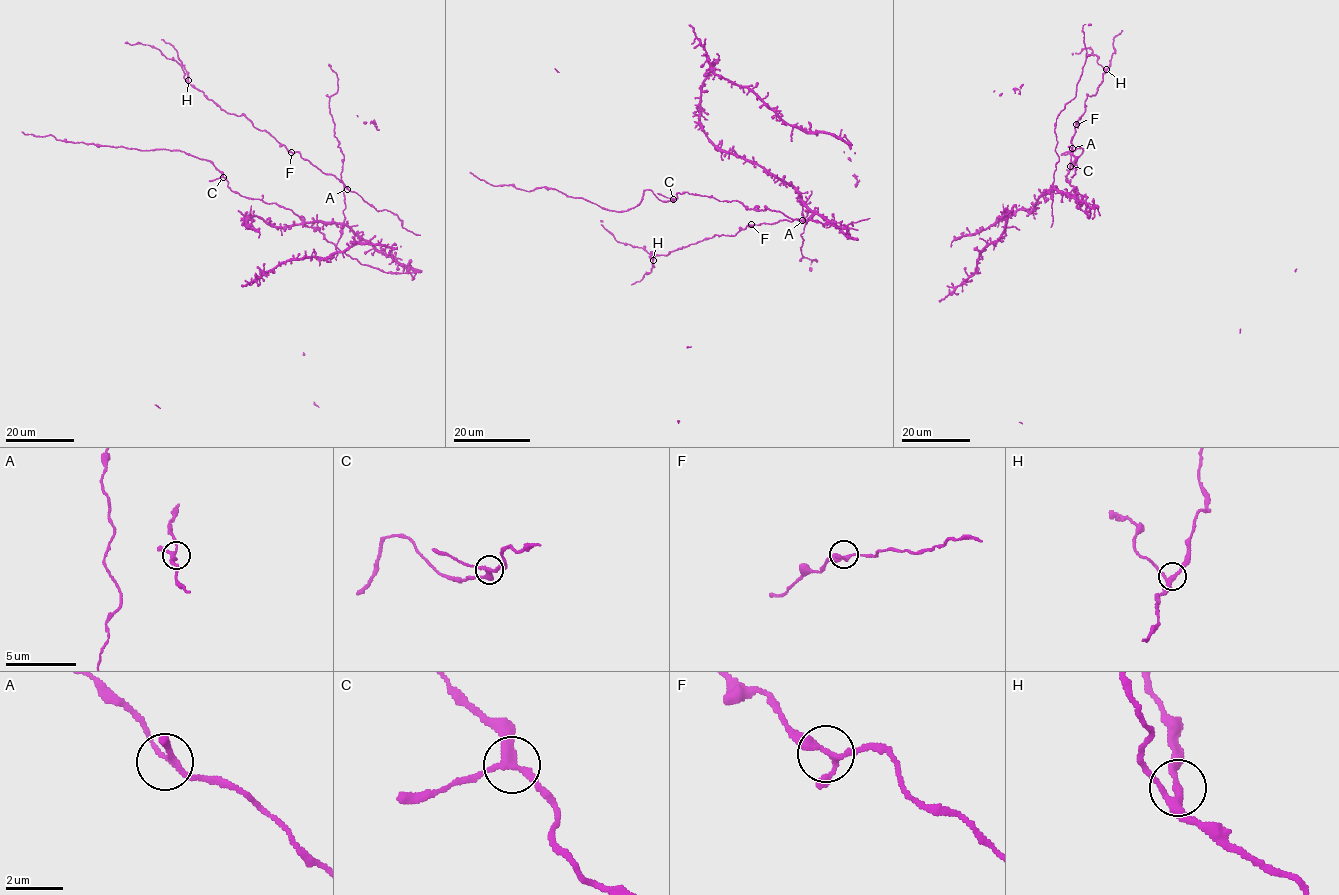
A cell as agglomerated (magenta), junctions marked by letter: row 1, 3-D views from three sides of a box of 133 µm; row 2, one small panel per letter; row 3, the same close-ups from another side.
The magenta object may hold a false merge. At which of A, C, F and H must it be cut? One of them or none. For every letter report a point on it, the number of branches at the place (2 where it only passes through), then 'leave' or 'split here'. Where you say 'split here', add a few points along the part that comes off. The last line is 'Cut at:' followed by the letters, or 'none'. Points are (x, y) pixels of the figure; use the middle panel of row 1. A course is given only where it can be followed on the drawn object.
A: place (802, 220); branches 3; leave
C: place (673, 199); branches 3; leave
F: place (751, 224); branches 3; leave
H: place (653, 260); branches 3; leave
Cut at: none

